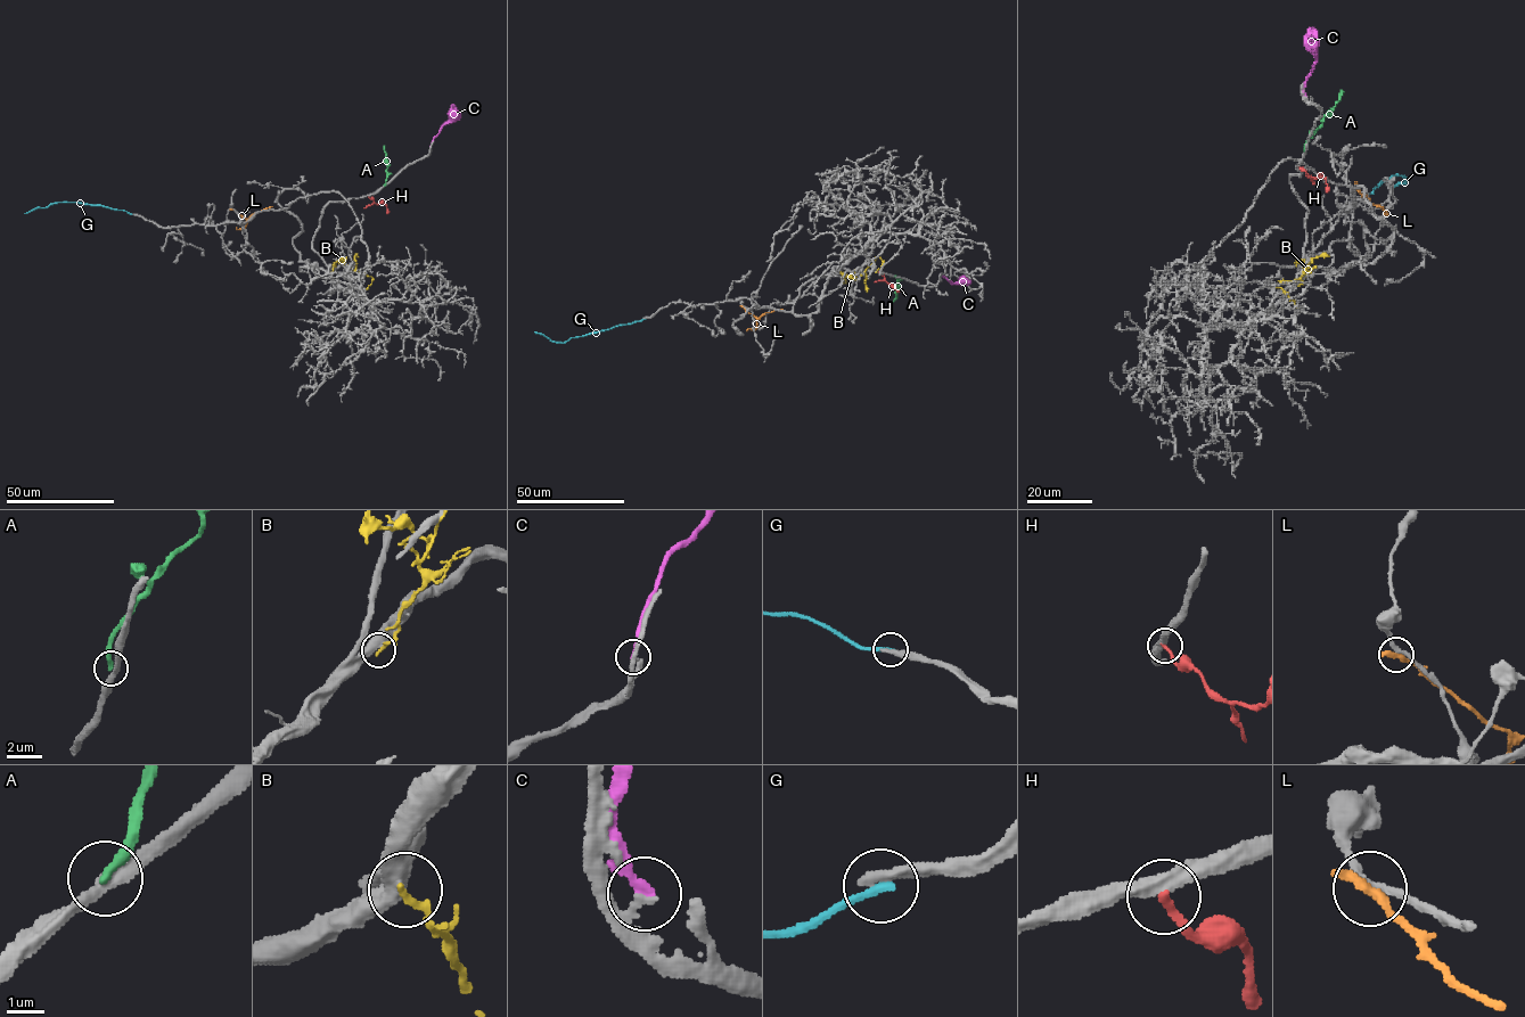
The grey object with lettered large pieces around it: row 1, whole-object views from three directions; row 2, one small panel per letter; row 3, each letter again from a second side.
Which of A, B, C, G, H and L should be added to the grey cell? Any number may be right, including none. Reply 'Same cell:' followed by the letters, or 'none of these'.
Same cell: none of these

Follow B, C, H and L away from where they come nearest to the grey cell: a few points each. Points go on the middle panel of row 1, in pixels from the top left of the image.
B: (839, 272), (843, 277), (853, 278), (879, 257), (883, 263), (876, 272)
C: (940, 277), (952, 283), (964, 280)
H: (878, 272), (898, 289)
L: (743, 306), (759, 319), (767, 312), (783, 309)

